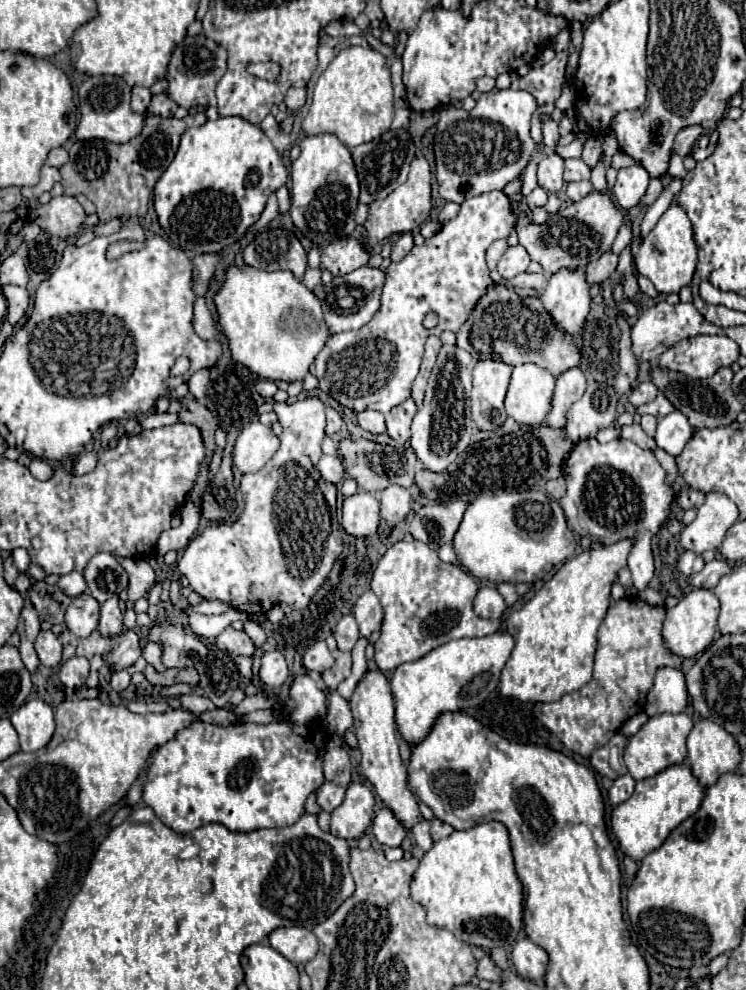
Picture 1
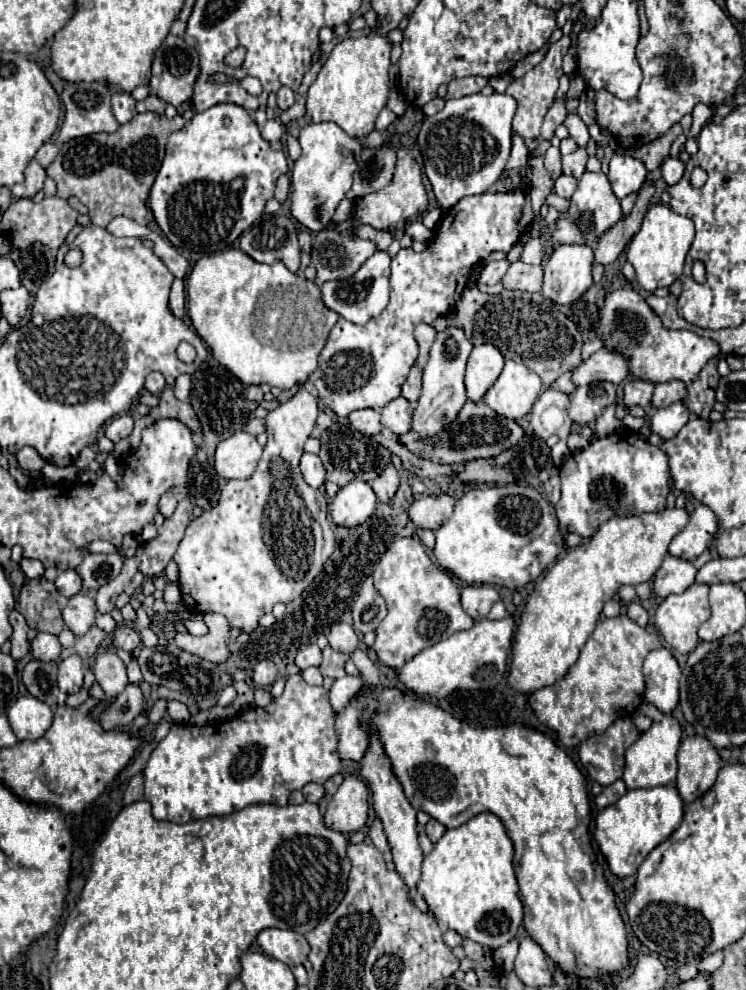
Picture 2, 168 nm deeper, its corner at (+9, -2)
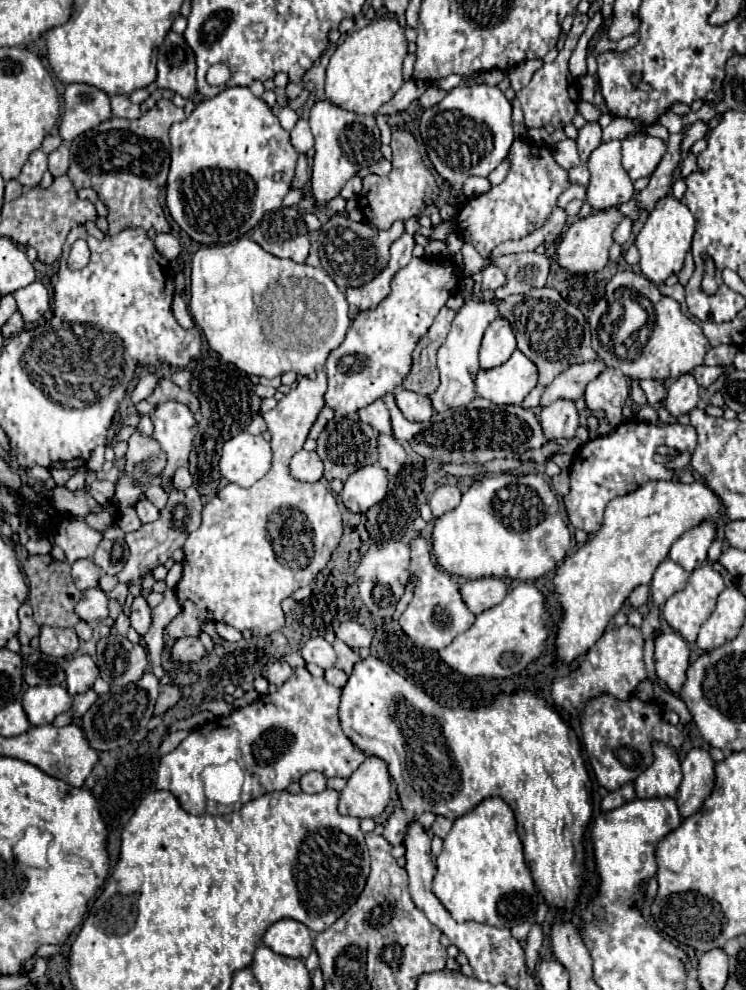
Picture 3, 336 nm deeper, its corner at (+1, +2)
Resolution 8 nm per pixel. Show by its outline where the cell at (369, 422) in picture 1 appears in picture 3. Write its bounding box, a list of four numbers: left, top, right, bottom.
[359,400,391,434]

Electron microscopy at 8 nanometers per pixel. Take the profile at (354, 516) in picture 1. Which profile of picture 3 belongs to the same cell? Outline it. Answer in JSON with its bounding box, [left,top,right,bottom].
[341,466,387,512]

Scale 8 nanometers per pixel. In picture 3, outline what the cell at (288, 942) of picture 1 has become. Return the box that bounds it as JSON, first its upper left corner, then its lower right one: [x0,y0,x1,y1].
[263,920,313,958]

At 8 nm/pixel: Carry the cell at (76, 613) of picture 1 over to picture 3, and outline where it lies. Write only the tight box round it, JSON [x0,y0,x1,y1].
[75,588,109,624]

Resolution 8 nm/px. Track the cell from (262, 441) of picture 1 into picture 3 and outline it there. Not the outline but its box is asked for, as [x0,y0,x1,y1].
[219,432,271,488]

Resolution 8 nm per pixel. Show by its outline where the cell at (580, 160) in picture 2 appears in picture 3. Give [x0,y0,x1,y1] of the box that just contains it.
[577,122,601,162]

